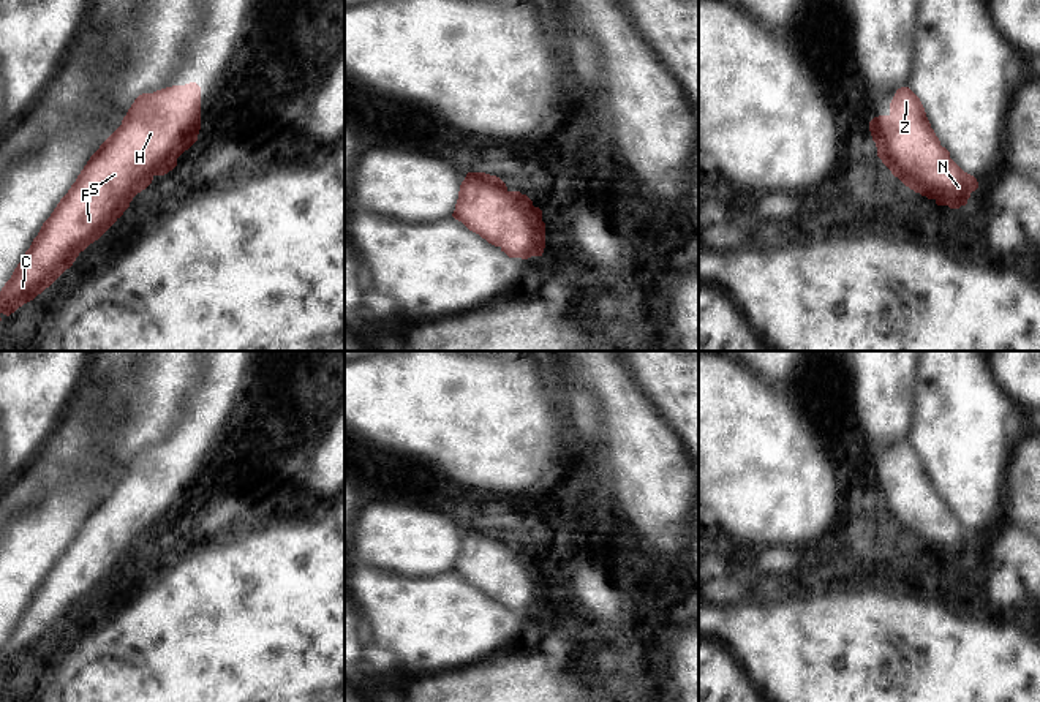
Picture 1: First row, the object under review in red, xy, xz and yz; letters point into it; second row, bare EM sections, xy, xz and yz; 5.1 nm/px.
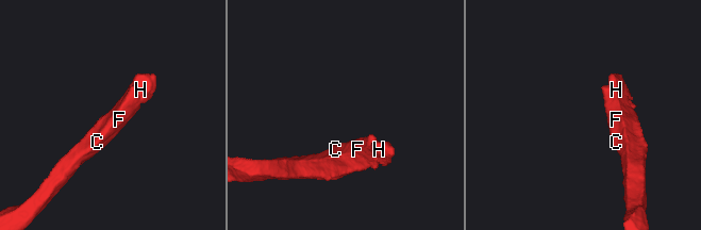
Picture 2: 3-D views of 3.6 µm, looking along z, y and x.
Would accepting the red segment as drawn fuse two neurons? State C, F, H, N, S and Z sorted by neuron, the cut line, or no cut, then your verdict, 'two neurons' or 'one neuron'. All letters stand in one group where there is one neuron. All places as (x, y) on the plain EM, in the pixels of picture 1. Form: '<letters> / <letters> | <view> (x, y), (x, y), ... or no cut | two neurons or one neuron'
C F H N S Z | no cut | one neuron

